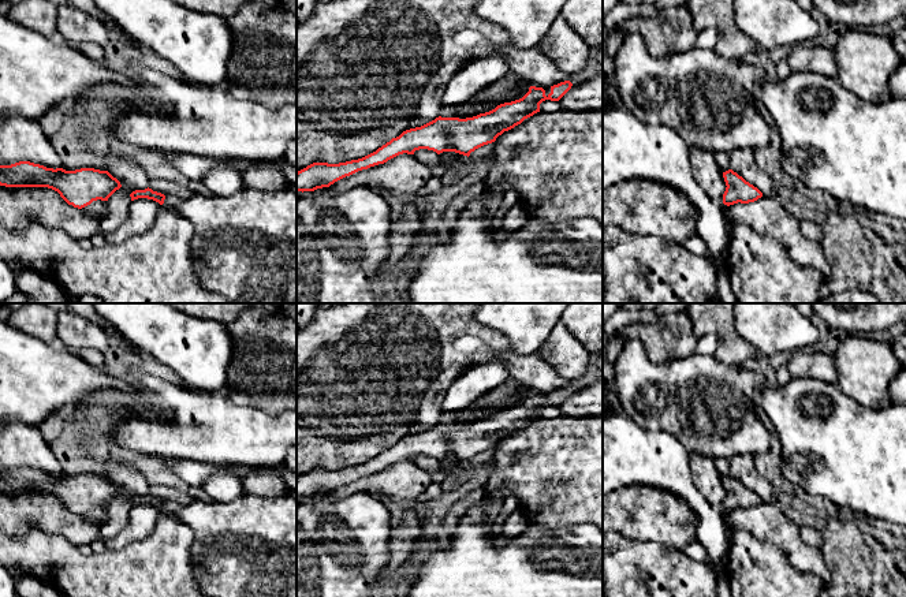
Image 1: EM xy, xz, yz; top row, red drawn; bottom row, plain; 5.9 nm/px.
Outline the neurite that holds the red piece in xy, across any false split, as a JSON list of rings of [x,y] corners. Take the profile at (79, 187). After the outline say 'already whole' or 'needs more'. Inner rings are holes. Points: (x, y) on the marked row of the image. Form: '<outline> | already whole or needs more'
[[[30,161],[0,165],[0,186],[5,187],[48,187],[74,208],[82,209],[93,201],[108,198],[122,187],[108,171],[81,168],[66,171],[46,168]]] | already whole

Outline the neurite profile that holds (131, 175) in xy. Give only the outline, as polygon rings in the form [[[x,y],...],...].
[[[120,157],[108,158],[108,172],[120,182],[122,187],[107,201],[108,213],[100,220],[98,228],[102,235],[116,230],[127,219],[133,202],[130,194],[148,189],[150,180],[139,164]]]

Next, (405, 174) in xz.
[[[399,154],[384,164],[358,171],[346,176],[328,189],[333,193],[343,193],[355,186],[383,187],[403,194],[418,194],[432,178],[432,169],[420,163],[414,154]]]

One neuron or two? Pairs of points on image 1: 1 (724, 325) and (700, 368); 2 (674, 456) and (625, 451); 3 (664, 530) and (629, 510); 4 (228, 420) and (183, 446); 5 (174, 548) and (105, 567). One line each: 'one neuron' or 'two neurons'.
1: two neurons
2: one neuron
3: one neuron
4: one neuron
5: one neuron

